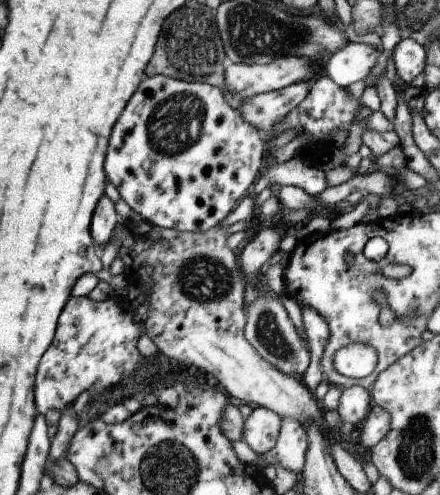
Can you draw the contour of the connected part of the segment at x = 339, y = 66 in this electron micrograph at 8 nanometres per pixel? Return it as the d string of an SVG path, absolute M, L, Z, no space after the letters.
M350 42L324 62L324 70L335 84L347 88L355 82L364 81L372 73L380 55L368 44Z

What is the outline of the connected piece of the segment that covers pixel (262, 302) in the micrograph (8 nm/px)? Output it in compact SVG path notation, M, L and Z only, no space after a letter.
M260 292L259 296L245 308L245 338L252 347L273 368L280 370L283 374L303 374L310 365L311 355L308 345L297 334L296 328L291 322L286 308L282 302L268 293Z

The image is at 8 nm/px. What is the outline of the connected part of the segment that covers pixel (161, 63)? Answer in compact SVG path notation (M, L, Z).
M188 2L182 8L174 10L166 18L166 22L168 24L162 26L162 32L158 36L154 56L150 58L150 64L146 66L146 74L148 76L165 75L182 81L197 81L213 85L223 91L226 102L234 110L241 110L243 100L226 89L224 69L226 54L215 22L214 11L208 9L204 4Z

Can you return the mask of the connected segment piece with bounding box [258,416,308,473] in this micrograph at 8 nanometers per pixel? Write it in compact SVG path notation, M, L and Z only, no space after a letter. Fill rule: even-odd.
M281 416L281 428L276 445L261 458L258 468L275 465L290 471L303 470L308 449L307 433L302 423L289 417Z

